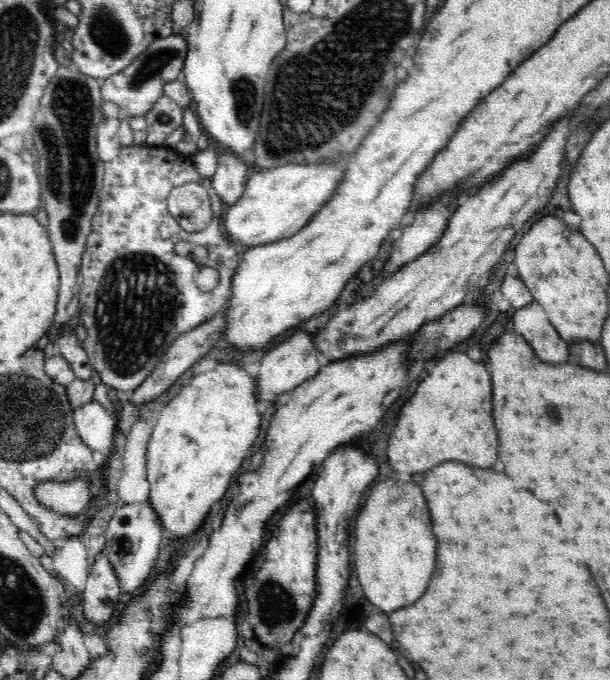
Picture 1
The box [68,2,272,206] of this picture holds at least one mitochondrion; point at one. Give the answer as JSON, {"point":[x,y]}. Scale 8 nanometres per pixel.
{"point":[107,33]}

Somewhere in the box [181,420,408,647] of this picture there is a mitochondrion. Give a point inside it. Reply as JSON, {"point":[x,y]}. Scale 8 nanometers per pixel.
{"point":[276,603]}

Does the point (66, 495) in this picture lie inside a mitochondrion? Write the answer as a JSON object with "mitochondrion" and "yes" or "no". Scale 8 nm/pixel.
{"mitochondrion":"no"}

